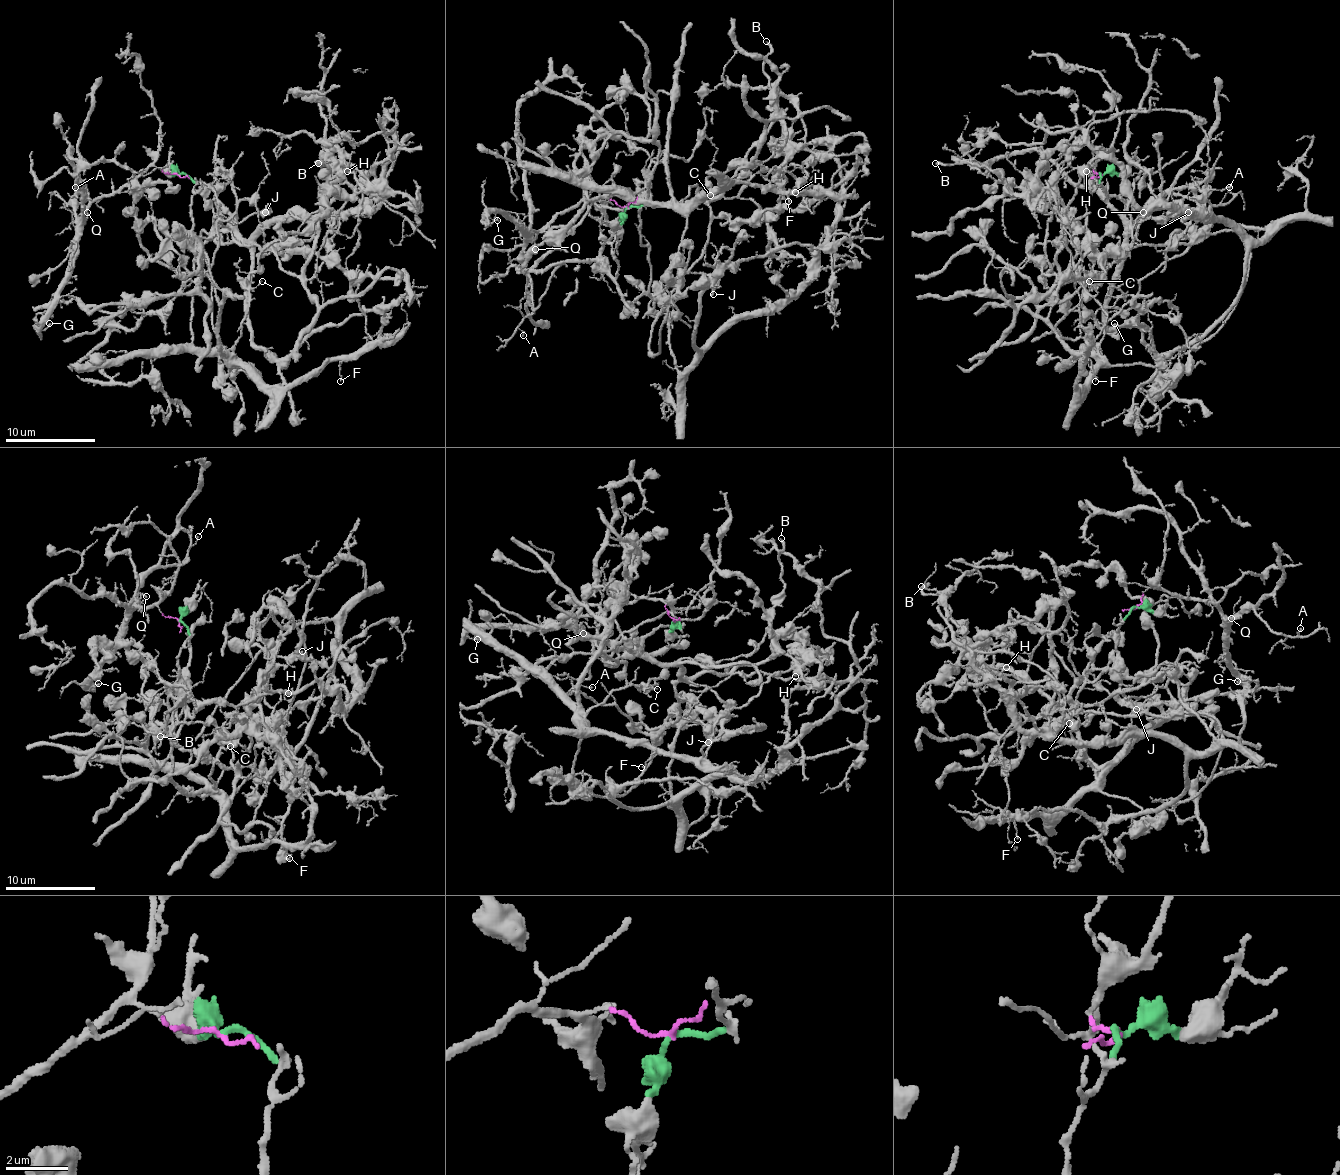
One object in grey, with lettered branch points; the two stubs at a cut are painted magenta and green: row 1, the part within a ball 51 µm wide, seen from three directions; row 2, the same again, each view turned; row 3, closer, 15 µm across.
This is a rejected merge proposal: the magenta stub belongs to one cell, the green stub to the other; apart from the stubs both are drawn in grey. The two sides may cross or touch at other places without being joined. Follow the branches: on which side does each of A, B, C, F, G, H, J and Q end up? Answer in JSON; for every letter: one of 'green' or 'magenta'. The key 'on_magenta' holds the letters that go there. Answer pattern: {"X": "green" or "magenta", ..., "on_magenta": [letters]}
{"A": "magenta", "B": "green", "C": "green", "F": "green", "G": "magenta", "H": "green", "J": "green", "Q": "magenta", "on_magenta": ["A", "G", "Q"]}

